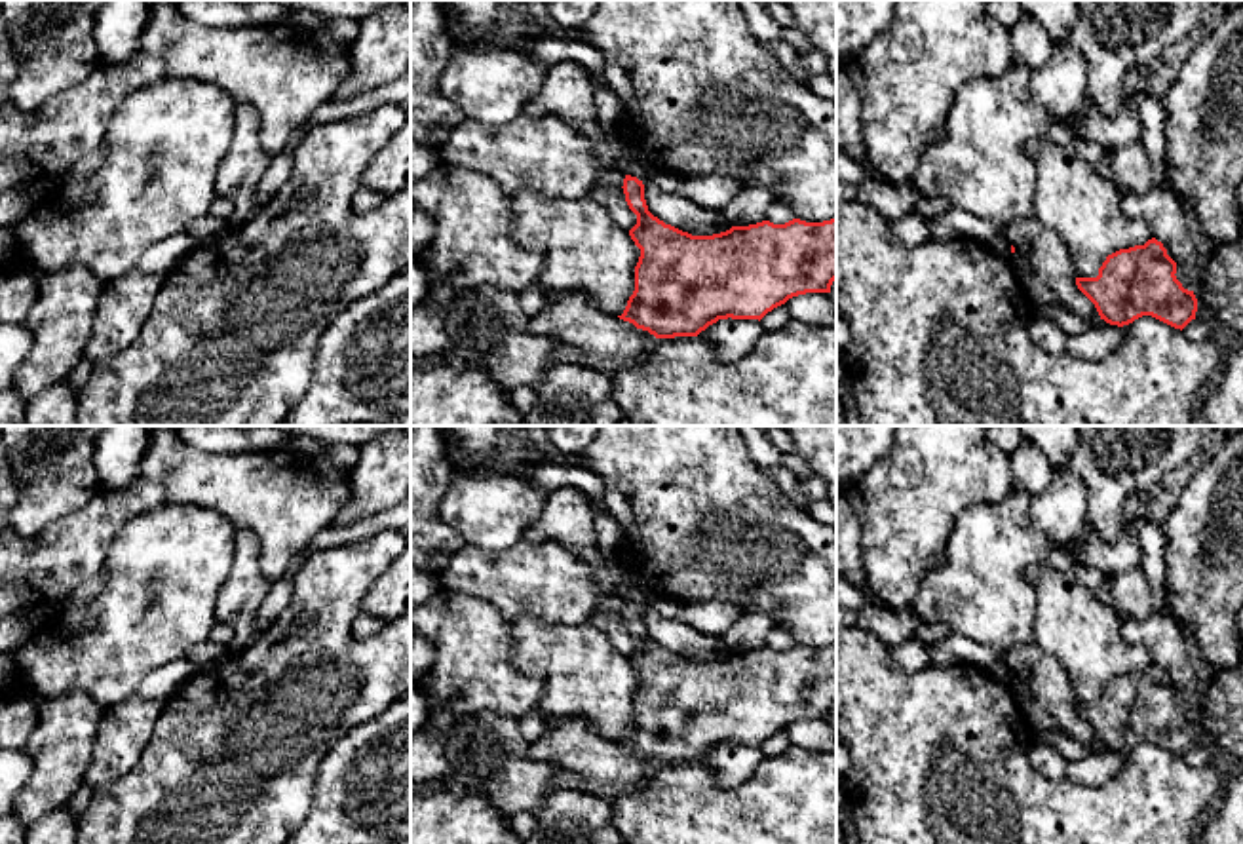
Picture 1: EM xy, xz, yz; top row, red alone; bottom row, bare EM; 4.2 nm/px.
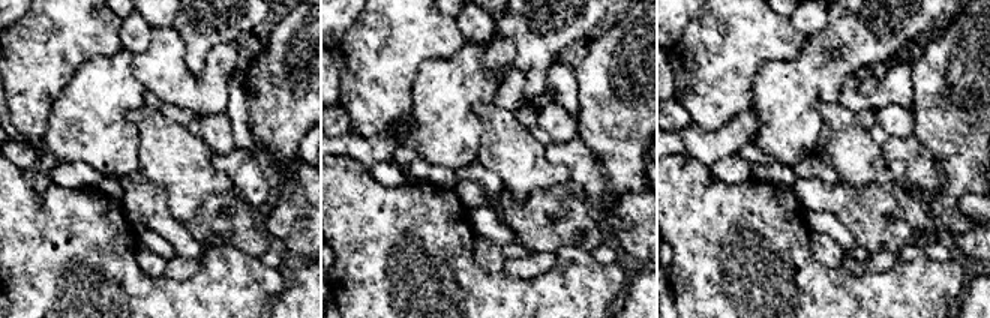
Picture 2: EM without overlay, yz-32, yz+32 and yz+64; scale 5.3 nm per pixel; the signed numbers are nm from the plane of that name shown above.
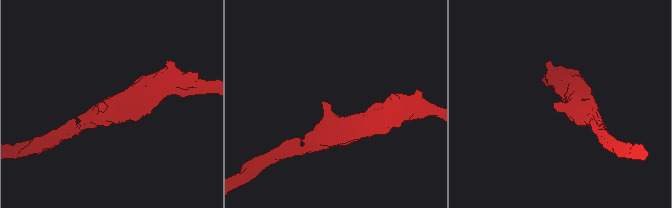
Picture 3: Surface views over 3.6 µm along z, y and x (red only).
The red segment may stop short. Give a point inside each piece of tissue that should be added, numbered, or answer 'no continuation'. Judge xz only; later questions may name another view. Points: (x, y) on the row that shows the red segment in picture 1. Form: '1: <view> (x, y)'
no continuation

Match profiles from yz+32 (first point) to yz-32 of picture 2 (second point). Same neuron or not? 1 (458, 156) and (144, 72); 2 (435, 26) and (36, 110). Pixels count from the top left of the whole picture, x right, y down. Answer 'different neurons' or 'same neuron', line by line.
1: different neurons
2: same neuron

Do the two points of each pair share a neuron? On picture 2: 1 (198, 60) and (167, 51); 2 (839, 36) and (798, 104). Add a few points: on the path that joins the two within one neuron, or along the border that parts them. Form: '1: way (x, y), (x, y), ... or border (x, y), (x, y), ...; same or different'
1: border (170, 26), (183, 44), (183, 62), (189, 69); different
2: way (822, 48), (821, 65), (800, 86); same

